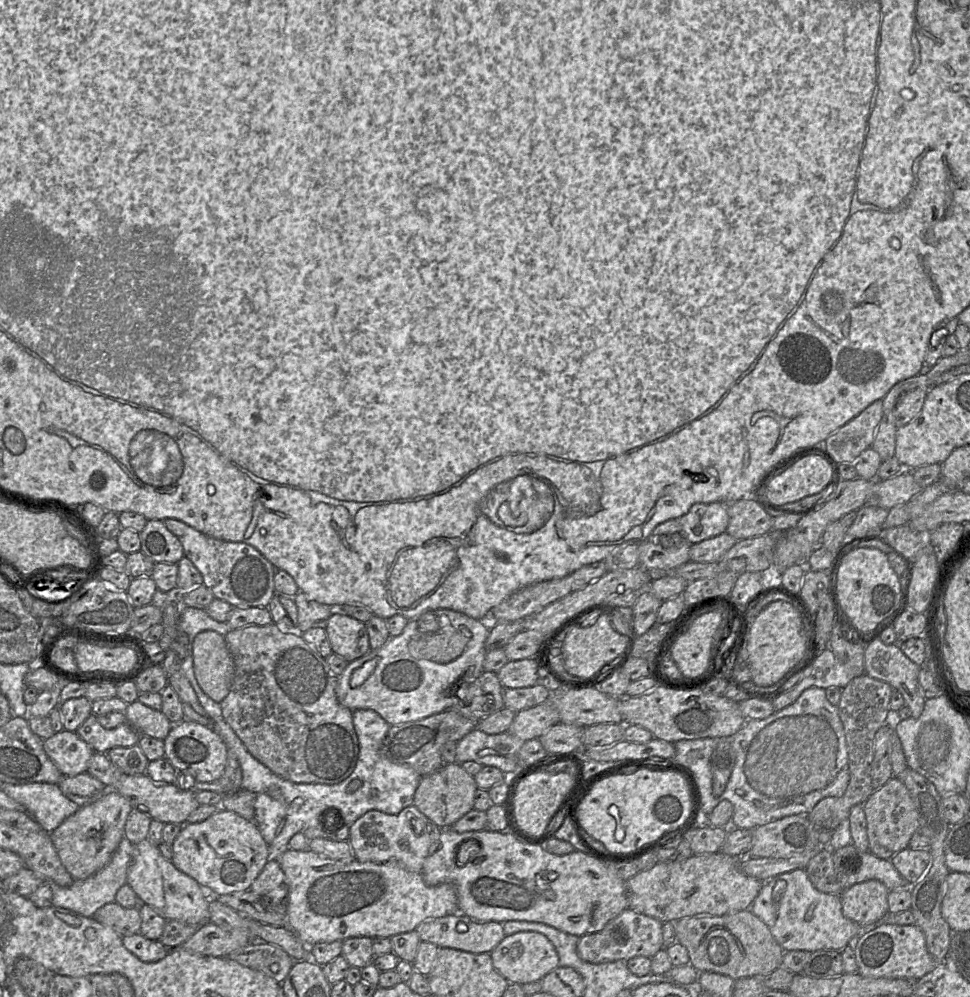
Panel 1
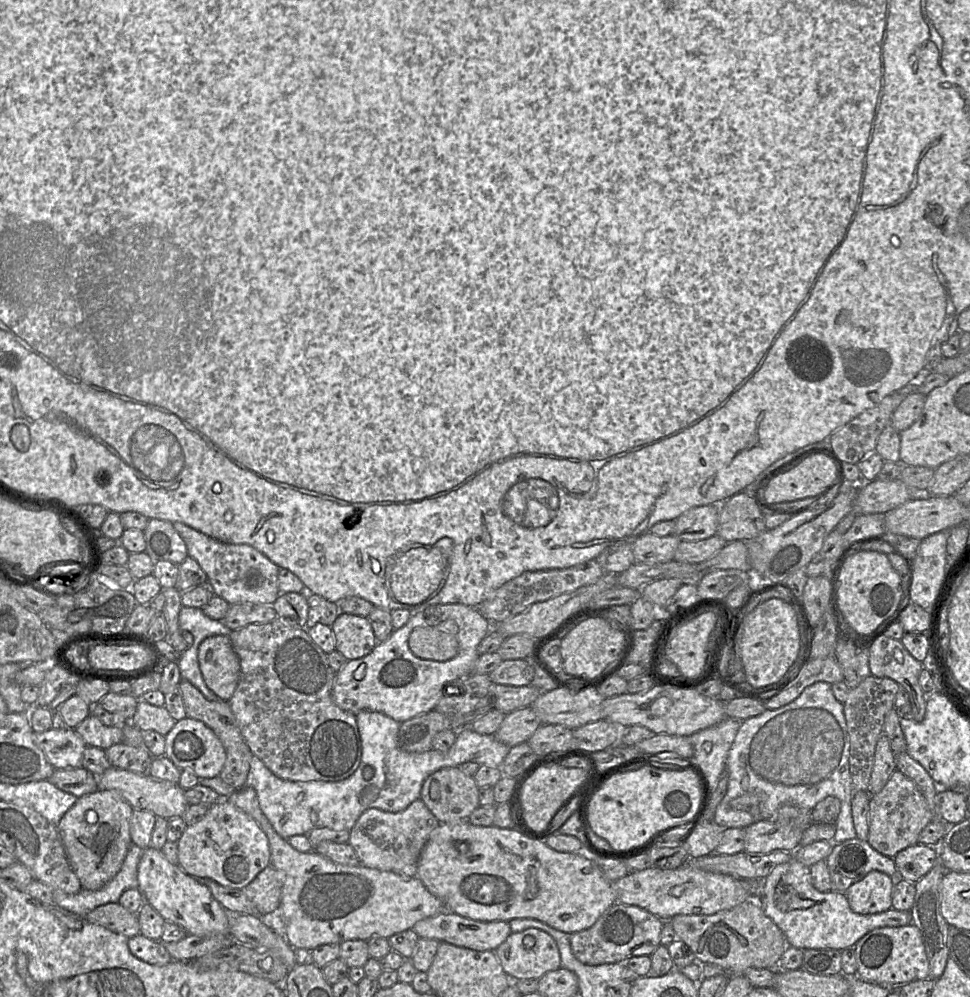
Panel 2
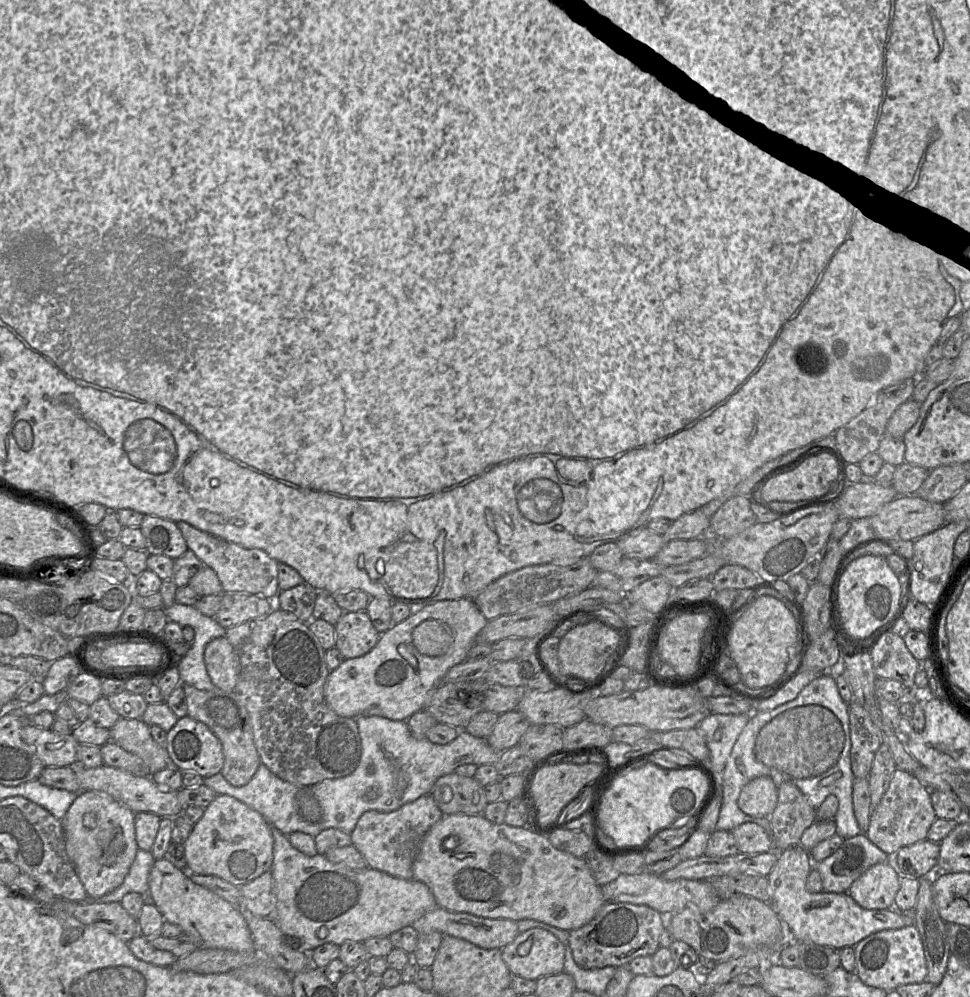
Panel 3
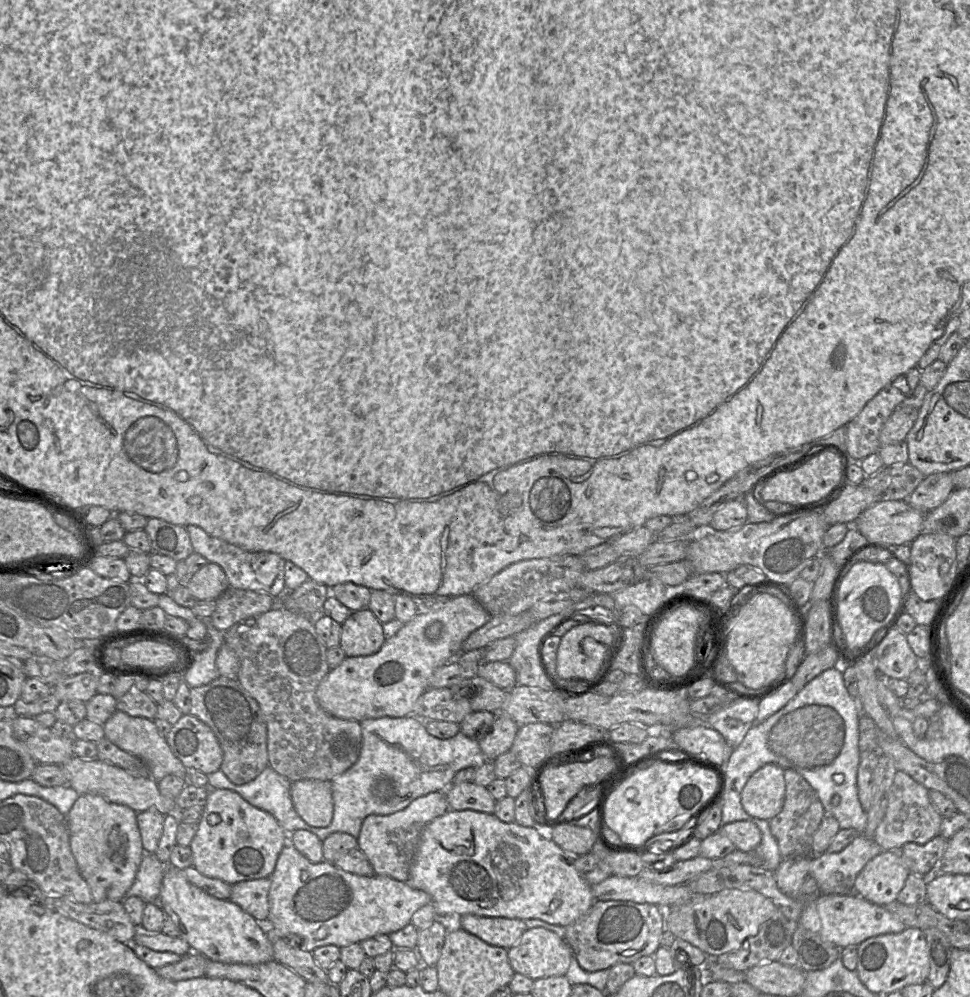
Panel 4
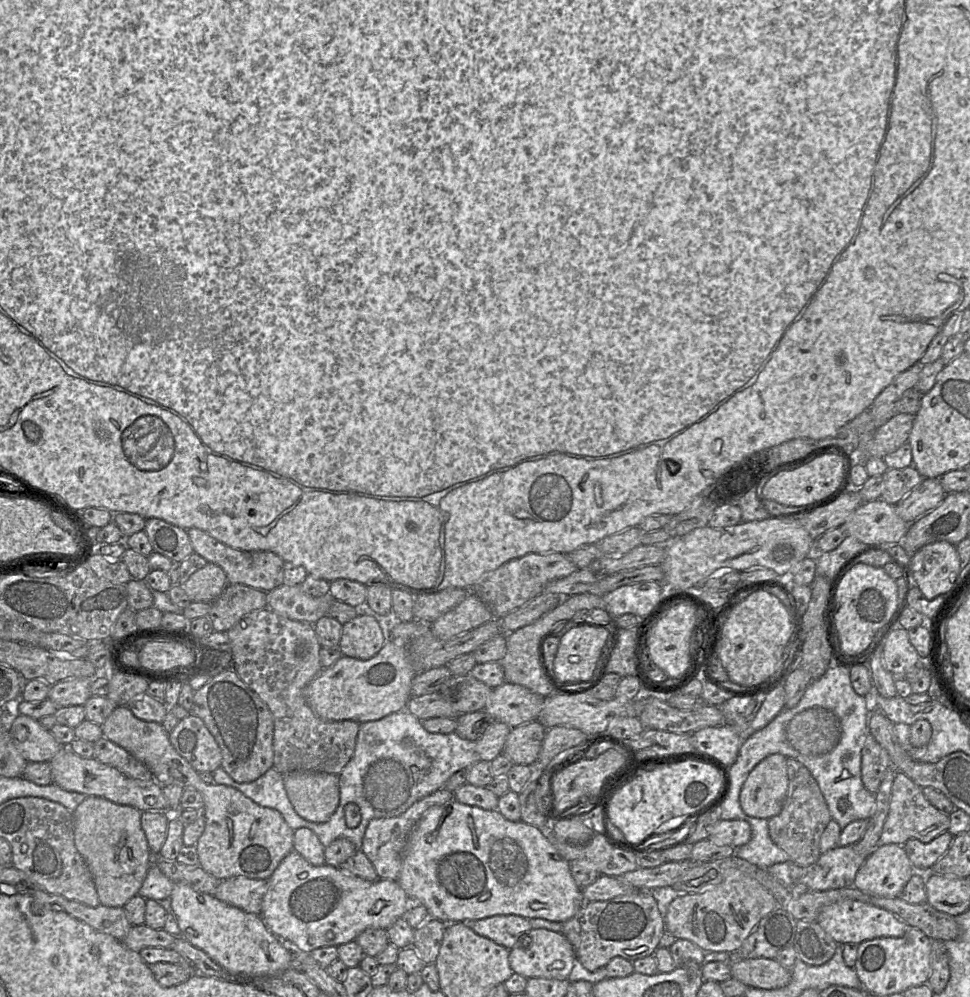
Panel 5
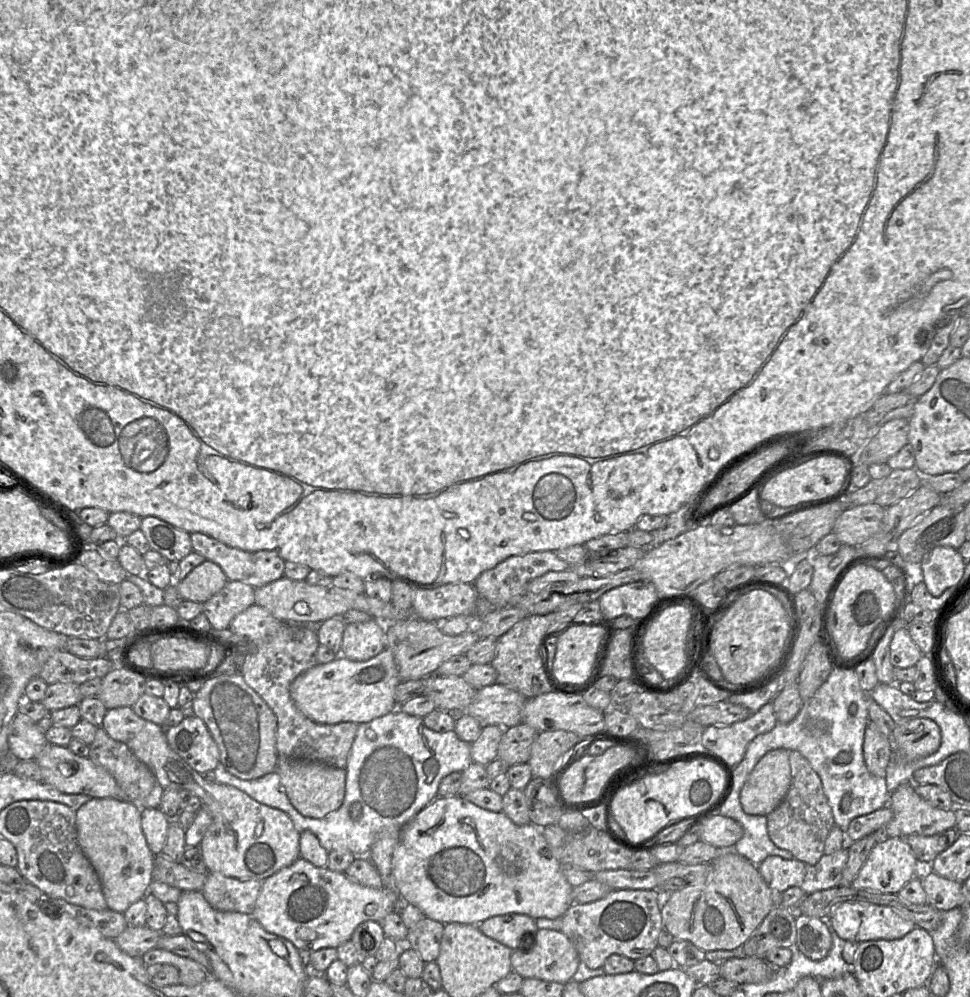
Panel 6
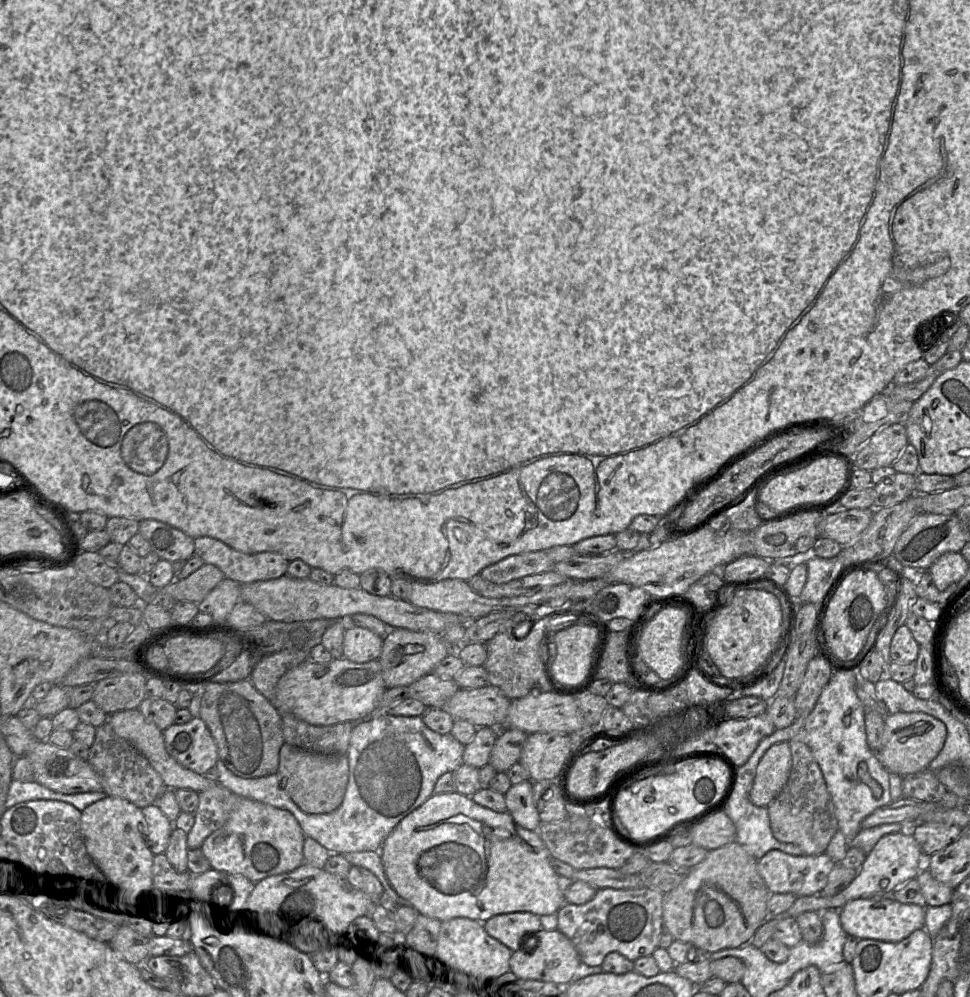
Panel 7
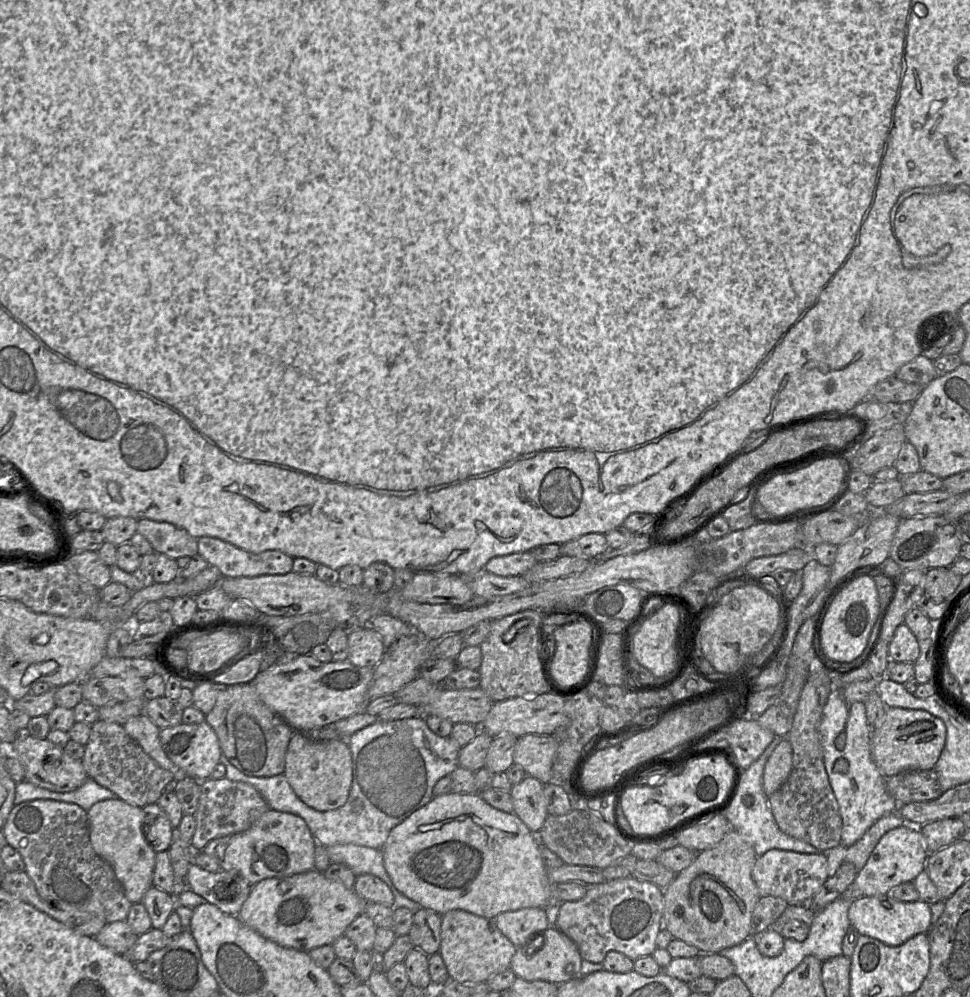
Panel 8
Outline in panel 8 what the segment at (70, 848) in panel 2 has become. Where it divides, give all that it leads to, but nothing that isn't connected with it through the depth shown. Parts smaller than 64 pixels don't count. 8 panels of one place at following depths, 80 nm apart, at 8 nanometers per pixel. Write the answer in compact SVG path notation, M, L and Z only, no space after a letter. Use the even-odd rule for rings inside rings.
M119 798L105 799L87 811L87 819L94 851L112 866L126 898L132 904L141 902L145 892L153 886L156 855L142 830L142 808Z

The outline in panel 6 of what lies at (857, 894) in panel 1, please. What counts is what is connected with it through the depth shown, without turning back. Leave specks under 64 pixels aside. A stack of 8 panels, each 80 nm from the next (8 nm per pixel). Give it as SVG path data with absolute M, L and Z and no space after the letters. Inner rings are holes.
M887 838L872 848L851 886L897 894L921 868L931 868L931 863L918 861L906 838Z

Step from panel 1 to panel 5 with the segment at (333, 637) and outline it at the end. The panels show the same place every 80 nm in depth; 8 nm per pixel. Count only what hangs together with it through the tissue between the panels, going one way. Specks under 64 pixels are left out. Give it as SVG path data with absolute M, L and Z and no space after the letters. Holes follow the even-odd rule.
M367 610L343 624L339 648L344 656L367 660L385 644L378 616Z

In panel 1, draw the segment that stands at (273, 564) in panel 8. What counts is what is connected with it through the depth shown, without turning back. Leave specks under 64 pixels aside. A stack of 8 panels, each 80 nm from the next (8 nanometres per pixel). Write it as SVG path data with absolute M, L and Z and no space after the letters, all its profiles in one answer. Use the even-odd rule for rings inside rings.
M165 519L166 528L183 546L184 556L198 569L203 584L216 599L229 603L233 608L267 607L275 594L276 567L255 547L242 542L214 539L176 519Z

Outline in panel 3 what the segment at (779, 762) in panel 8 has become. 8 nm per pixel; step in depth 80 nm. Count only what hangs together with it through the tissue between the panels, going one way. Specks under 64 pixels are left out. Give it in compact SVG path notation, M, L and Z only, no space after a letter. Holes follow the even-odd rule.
M769 776L749 781L737 799L739 809L754 817L769 817L776 807L778 788Z

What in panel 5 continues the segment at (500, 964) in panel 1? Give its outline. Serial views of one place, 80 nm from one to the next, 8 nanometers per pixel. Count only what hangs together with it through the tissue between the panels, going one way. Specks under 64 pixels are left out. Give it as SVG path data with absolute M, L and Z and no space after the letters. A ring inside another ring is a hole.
M539 928L531 929L528 932L527 936L522 936L521 938L519 938L519 940L516 942L515 947L510 949L508 959L512 971L527 979L567 979L573 969L573 966L577 958L573 946L571 945L571 943L565 935L559 932Z

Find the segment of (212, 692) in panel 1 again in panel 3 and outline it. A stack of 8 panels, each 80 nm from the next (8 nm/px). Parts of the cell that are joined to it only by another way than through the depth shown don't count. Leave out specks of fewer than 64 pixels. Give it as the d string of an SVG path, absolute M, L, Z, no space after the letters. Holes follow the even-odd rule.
M226 637L210 641L204 650L204 662L213 684L224 691L233 692L240 672L236 650Z

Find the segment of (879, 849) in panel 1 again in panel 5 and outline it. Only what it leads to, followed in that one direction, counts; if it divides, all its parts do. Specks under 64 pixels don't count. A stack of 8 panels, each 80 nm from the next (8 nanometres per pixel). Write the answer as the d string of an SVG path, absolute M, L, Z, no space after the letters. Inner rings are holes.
M897 772L892 785L890 806L883 825L879 845L904 845L909 839L929 843L940 834L948 831L950 815L934 807L923 794L923 789L903 772Z

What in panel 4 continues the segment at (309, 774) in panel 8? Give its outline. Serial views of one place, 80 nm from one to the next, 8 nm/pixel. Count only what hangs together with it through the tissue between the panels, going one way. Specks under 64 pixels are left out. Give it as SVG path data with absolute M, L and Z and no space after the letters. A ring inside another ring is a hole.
M299 780L291 783L290 794L297 814L310 826L326 827L333 818L331 781Z

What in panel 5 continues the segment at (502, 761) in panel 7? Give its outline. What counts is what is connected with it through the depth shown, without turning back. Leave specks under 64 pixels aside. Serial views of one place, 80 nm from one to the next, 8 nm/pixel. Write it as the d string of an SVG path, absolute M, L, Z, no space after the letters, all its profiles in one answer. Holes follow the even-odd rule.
M538 720L511 728L502 754L514 764L535 766L546 731Z

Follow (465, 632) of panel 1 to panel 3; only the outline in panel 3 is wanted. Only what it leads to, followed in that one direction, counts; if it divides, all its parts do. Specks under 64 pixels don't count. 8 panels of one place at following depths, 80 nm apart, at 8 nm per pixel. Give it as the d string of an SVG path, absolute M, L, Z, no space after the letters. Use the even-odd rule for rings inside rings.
M426 620L414 628L412 643L422 655L442 656L454 643L454 630L441 620Z

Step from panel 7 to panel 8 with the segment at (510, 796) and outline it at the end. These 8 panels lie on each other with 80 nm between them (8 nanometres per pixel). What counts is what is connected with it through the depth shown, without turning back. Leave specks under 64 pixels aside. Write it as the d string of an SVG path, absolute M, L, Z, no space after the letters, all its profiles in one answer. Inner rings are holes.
M527 775L520 783L512 786L510 795L514 814L532 833L538 834L548 816L544 784Z

